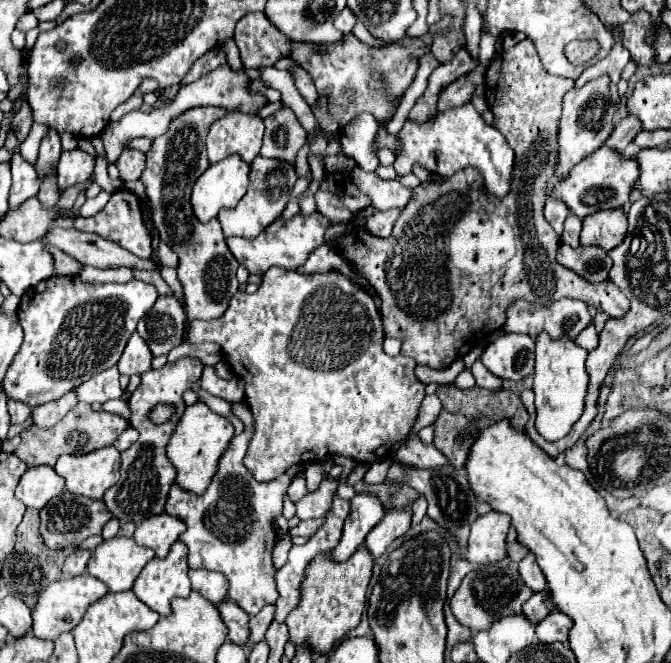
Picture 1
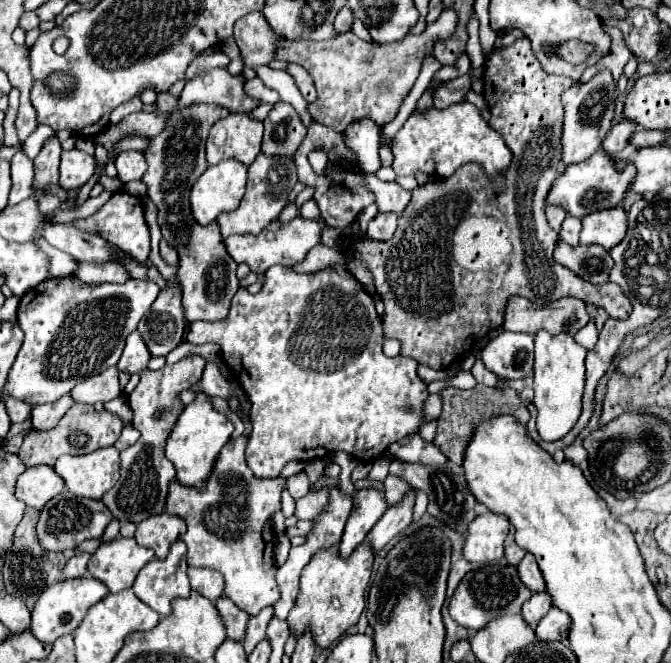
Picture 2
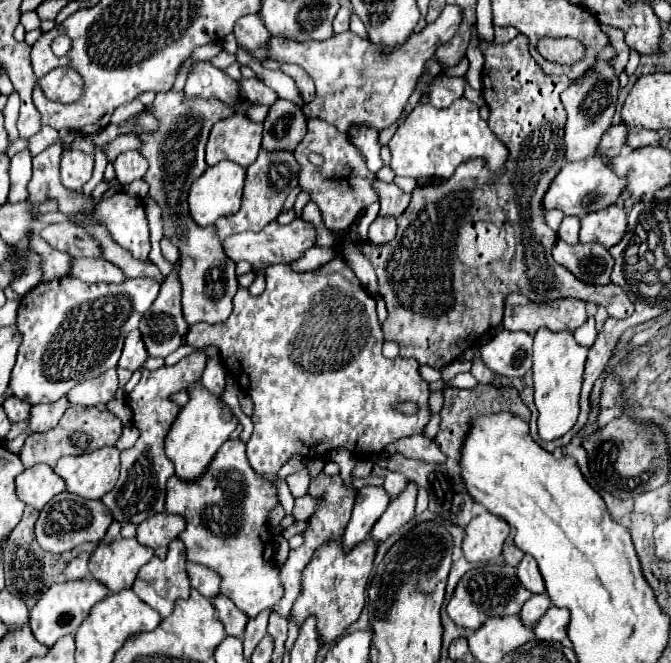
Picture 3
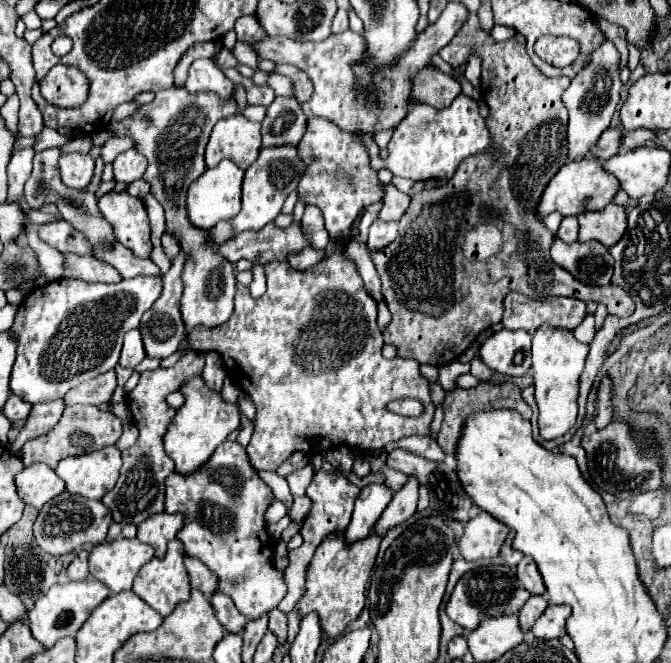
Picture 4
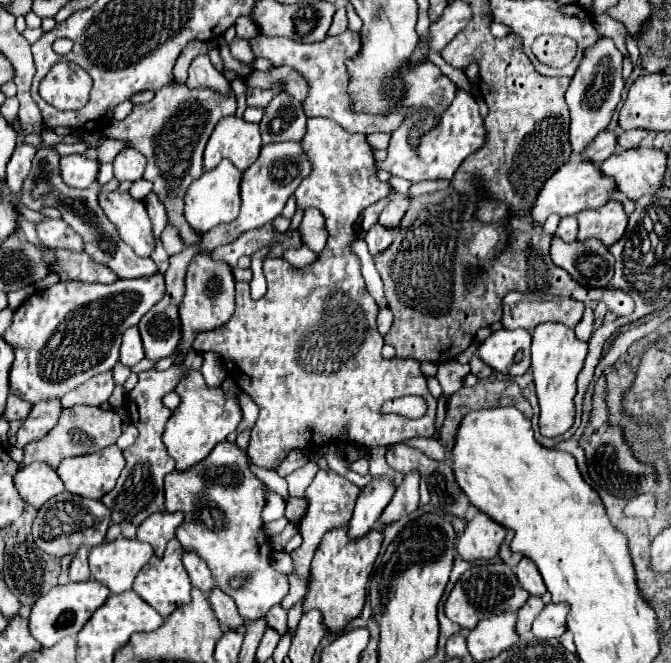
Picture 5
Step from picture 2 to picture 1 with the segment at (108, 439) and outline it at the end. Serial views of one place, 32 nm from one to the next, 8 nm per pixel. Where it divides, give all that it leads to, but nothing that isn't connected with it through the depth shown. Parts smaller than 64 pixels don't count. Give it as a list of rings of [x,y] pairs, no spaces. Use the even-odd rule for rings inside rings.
[[[78,402],[76,408],[72,408],[54,428],[38,428],[38,426],[30,426],[28,430],[22,432],[22,442],[16,448],[16,456],[26,464],[26,466],[54,466],[58,456],[62,454],[88,454],[92,450],[104,448],[104,446],[112,446],[114,440],[128,428],[128,422],[116,414],[110,412],[96,412],[92,410],[90,404]]]

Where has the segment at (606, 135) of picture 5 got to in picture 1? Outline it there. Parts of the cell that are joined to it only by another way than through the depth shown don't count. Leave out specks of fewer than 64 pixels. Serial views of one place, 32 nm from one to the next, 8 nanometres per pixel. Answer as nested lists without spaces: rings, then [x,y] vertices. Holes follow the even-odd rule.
[[[626,116],[624,120],[620,120],[614,130],[612,136],[608,136],[608,140],[604,142],[606,146],[610,146],[614,152],[622,152],[636,136],[636,132],[640,132],[642,124],[640,120],[636,120],[636,116]]]

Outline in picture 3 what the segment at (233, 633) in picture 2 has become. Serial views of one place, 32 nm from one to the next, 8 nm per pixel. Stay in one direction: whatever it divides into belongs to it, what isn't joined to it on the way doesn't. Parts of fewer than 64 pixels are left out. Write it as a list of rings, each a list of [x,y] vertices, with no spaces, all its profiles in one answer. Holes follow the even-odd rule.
[[[218,594],[212,604],[214,604],[216,612],[218,612],[218,620],[226,628],[226,634],[230,634],[230,636],[242,636],[242,632],[246,628],[246,622],[248,622],[248,616],[244,616],[244,612],[240,612],[232,604],[232,600],[228,600],[224,594]]]

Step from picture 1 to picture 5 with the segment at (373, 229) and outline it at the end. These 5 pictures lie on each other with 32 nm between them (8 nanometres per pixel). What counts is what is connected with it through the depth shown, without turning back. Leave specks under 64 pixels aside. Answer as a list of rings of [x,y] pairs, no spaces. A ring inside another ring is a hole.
[[[374,224],[368,230],[366,238],[364,238],[366,244],[368,244],[368,248],[370,248],[370,254],[372,256],[378,256],[378,252],[384,252],[392,244],[394,234],[396,234],[396,230],[390,230],[390,228],[384,228],[380,224]]]

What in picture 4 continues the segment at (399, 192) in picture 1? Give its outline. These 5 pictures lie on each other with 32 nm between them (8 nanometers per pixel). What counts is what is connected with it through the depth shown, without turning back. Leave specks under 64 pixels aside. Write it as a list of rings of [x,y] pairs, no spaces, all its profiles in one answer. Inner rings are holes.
[[[386,184],[384,190],[386,190],[386,194],[384,194],[384,208],[380,212],[380,220],[384,220],[384,222],[398,222],[402,218],[402,214],[406,212],[408,204],[410,204],[410,196],[402,194],[392,184]]]

